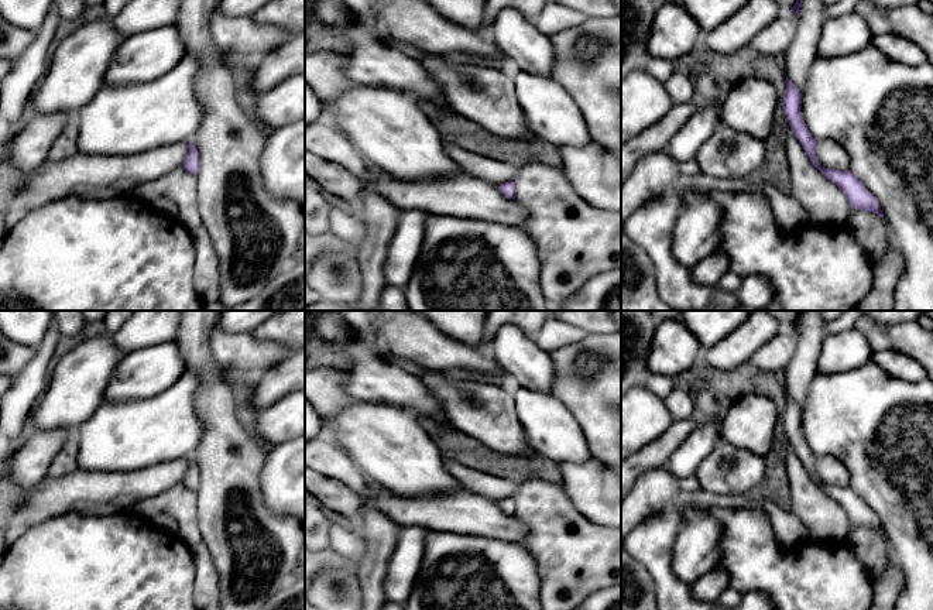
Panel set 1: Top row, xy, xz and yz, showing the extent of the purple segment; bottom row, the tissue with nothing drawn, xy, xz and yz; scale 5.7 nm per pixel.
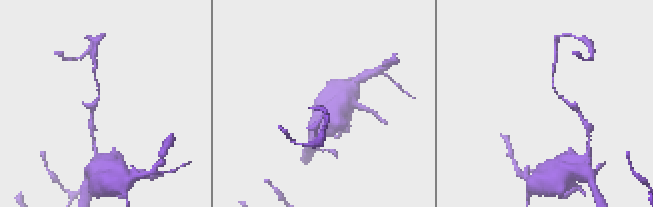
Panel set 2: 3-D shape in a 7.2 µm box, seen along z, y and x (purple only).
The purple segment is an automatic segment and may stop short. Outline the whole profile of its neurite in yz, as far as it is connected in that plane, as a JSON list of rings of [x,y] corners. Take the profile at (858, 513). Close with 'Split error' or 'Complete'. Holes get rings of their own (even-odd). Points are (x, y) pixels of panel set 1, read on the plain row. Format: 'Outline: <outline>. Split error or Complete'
Outline: [[[786,393],[786,408],[783,414],[783,428],[792,449],[802,460],[812,480],[831,498],[834,498],[847,514],[853,525],[864,525],[879,531],[884,535],[878,515],[865,504],[865,501],[850,487],[834,487],[824,484],[816,474],[817,458],[809,449],[802,432],[802,409],[797,402]]]. Complete

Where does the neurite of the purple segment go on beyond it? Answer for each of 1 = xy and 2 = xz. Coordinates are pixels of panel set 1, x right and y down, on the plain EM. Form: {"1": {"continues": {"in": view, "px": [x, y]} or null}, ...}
{"1": {"continues": null}, "2": {"continues": null}}

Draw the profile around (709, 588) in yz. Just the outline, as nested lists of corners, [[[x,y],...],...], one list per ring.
[[[714,566],[704,573],[692,587],[692,596],[703,602],[714,602],[728,587],[728,573]]]

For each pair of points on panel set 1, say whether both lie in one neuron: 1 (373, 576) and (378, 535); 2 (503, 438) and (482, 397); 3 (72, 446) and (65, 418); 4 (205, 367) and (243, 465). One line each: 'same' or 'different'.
1: same
2: same
3: different
4: same

